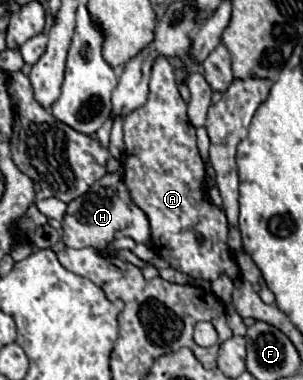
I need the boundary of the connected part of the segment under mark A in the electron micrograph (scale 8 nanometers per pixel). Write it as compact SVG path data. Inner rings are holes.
M158 56L152 64L146 104L124 118L124 142L124 180L134 202L150 220L152 250L172 268L192 278L216 280L220 274L236 278L240 268L226 246L228 220L220 208L206 202L204 164L196 148L196 130L188 122L186 102L178 94L174 68L166 56Z

